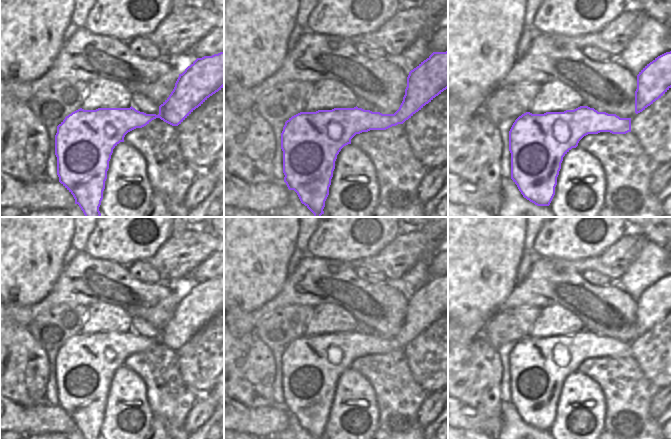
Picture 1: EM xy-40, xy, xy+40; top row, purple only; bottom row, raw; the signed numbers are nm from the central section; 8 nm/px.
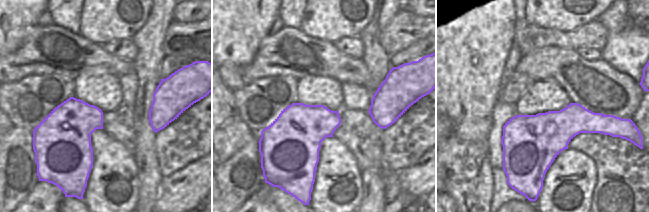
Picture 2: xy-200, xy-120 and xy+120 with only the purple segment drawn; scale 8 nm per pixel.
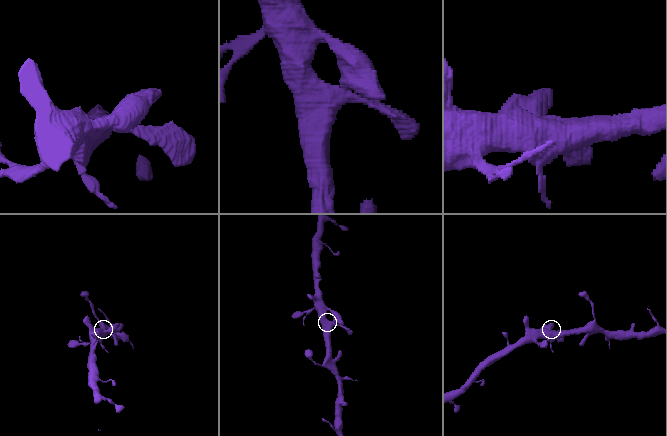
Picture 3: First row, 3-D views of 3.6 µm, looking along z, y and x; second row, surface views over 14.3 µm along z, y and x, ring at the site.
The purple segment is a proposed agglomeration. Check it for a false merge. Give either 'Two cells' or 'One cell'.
One cell

